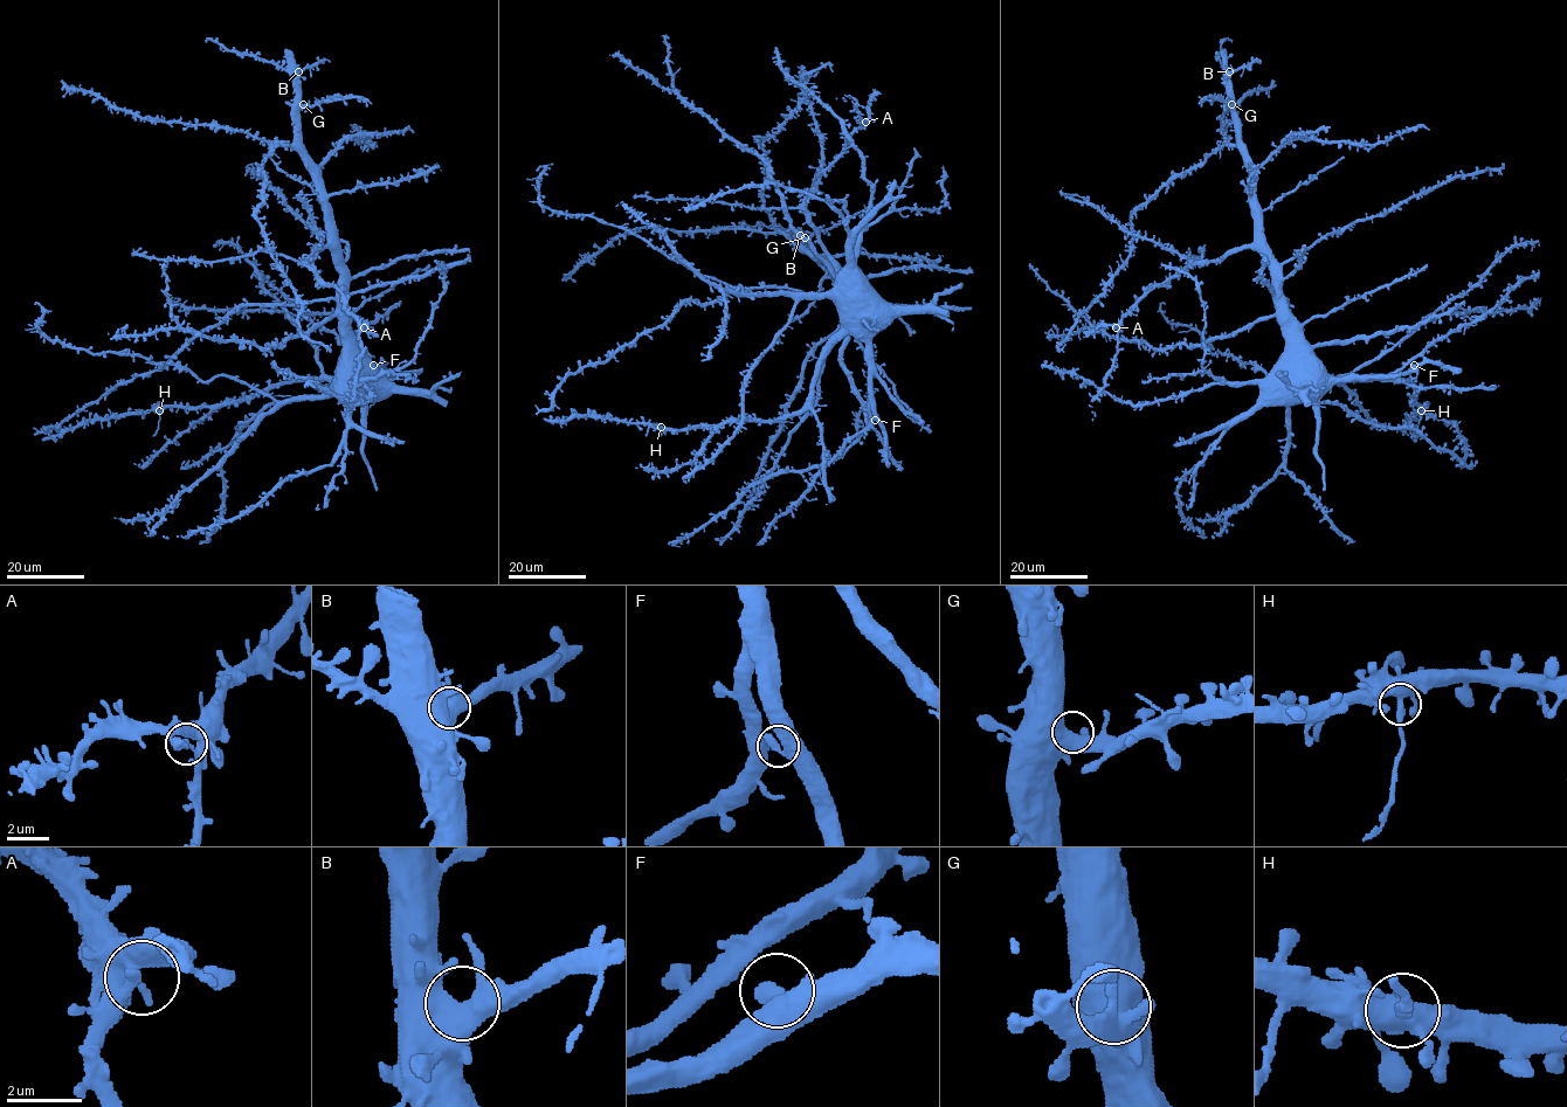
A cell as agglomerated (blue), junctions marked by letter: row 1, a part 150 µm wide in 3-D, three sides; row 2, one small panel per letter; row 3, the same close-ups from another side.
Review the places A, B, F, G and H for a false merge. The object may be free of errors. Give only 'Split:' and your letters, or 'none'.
Split: H

